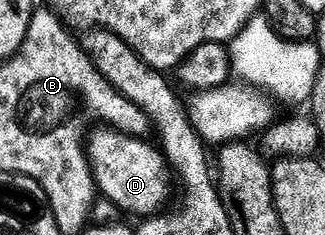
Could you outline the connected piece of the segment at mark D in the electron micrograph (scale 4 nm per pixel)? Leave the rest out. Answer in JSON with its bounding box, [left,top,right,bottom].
[88,128,172,216]

